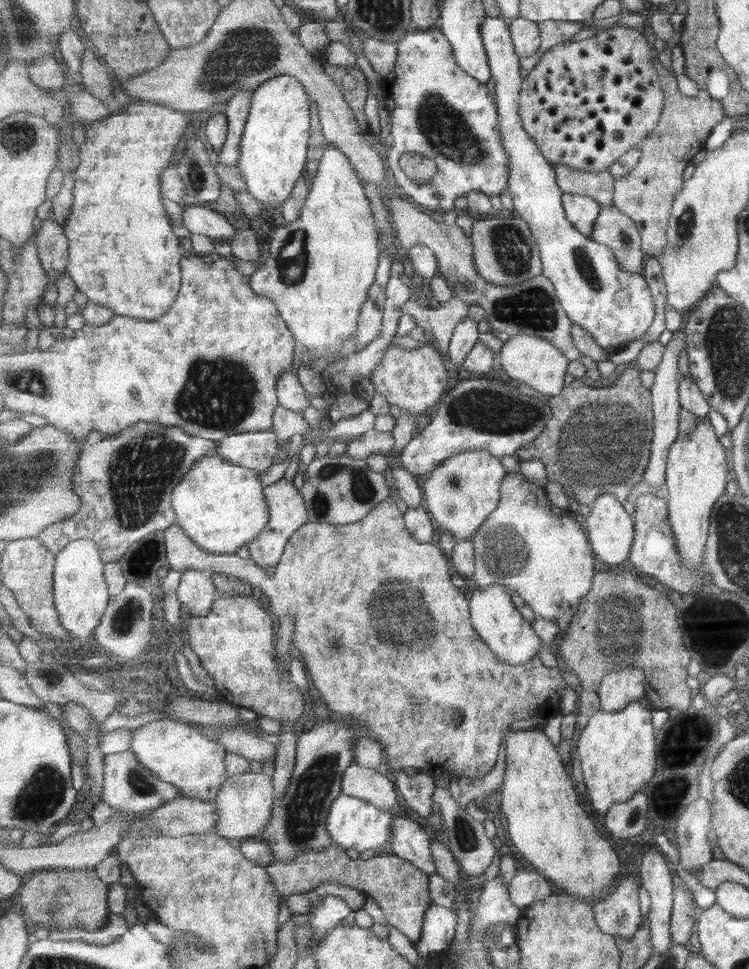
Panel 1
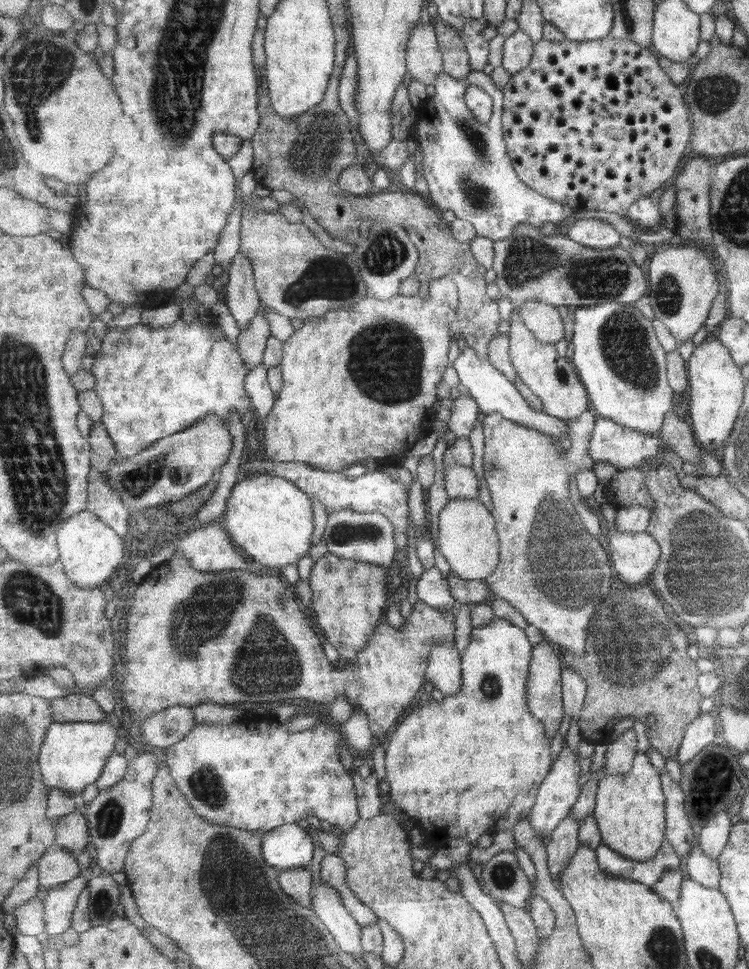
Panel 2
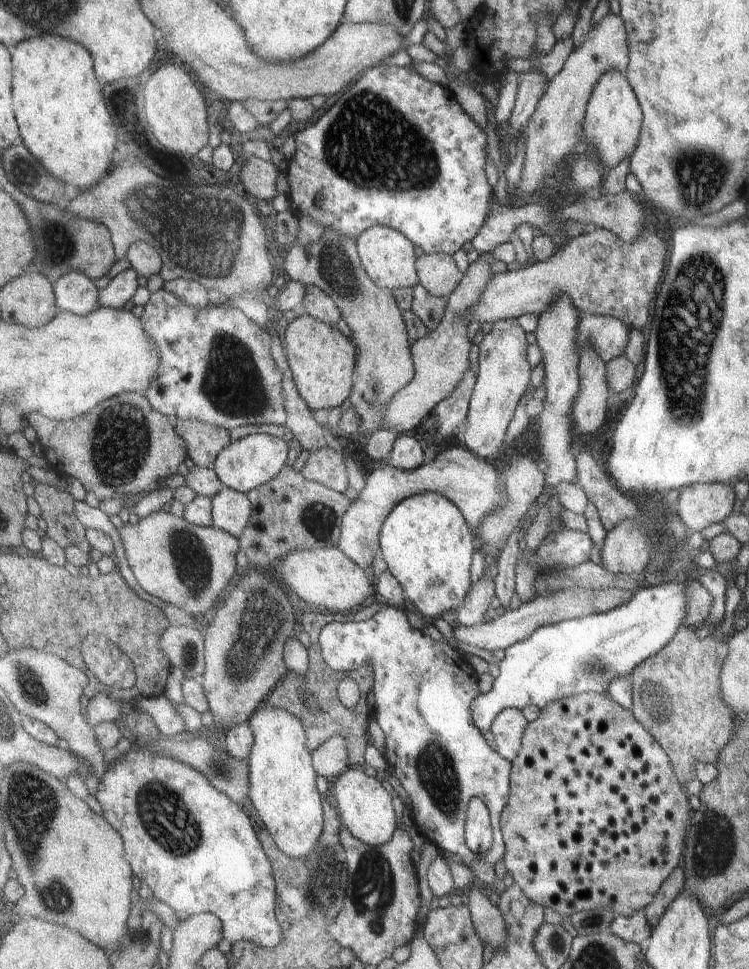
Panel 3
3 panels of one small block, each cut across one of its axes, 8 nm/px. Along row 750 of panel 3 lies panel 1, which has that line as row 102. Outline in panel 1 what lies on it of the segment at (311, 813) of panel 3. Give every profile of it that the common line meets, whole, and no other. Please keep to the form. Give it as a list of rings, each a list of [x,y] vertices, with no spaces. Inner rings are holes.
[[[281,75],[257,87],[252,98],[250,115],[241,141],[239,168],[248,184],[248,191],[263,208],[281,208],[292,195],[296,182],[307,170],[310,132],[312,131],[312,105],[304,84],[291,75]]]

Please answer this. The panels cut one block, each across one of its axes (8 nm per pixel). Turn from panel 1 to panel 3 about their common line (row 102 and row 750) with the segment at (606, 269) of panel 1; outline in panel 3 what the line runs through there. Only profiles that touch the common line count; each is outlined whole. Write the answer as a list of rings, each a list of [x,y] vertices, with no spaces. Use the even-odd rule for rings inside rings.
[[[518,706],[506,708],[492,724],[492,734],[499,754],[514,762],[522,747],[522,738],[528,728],[528,718]]]

